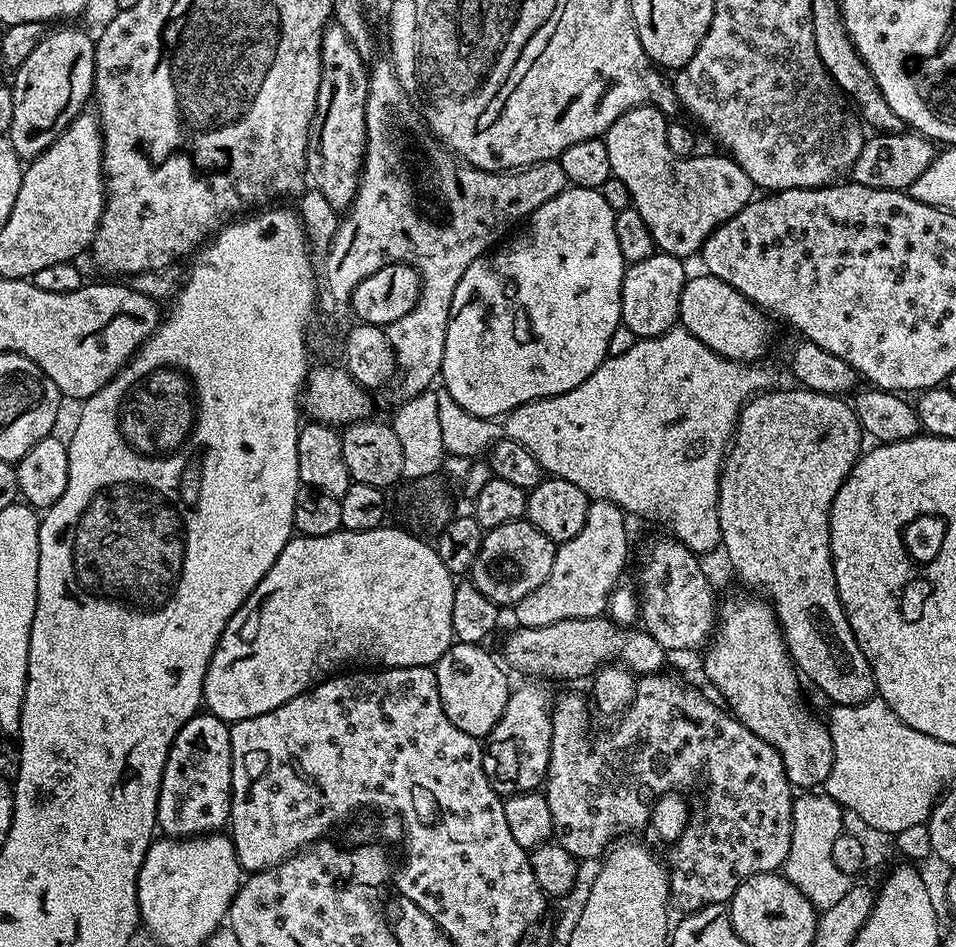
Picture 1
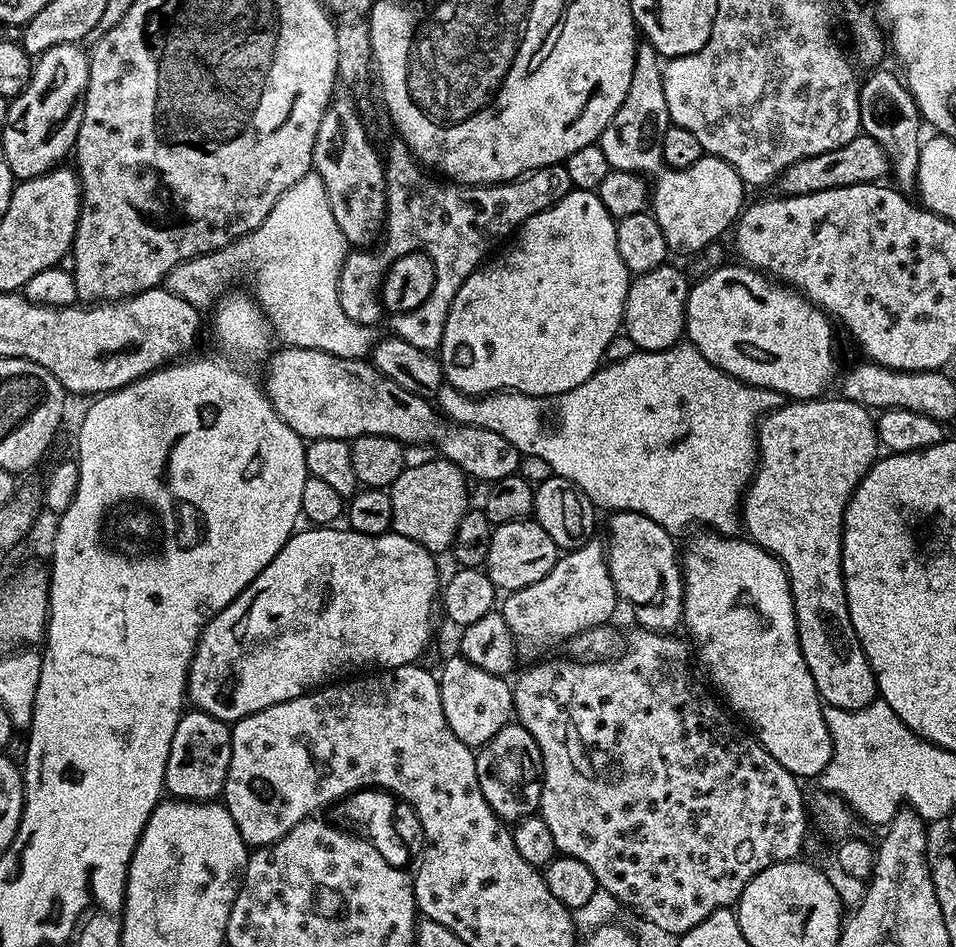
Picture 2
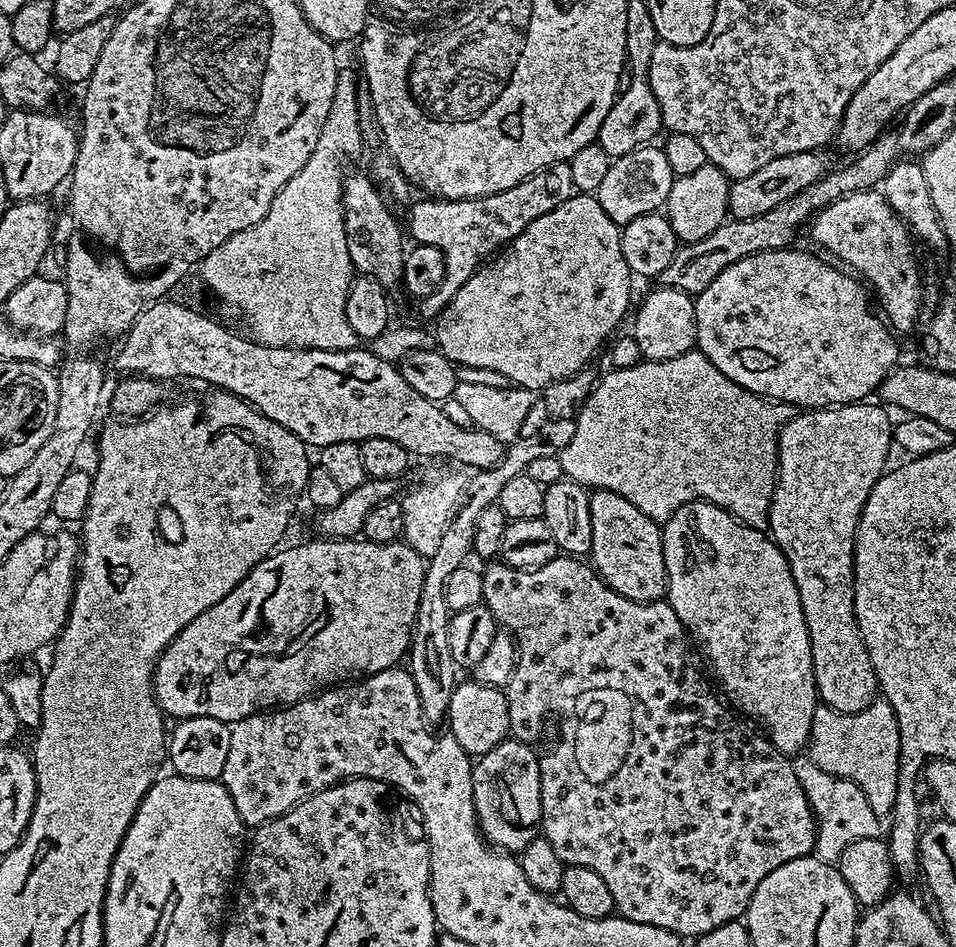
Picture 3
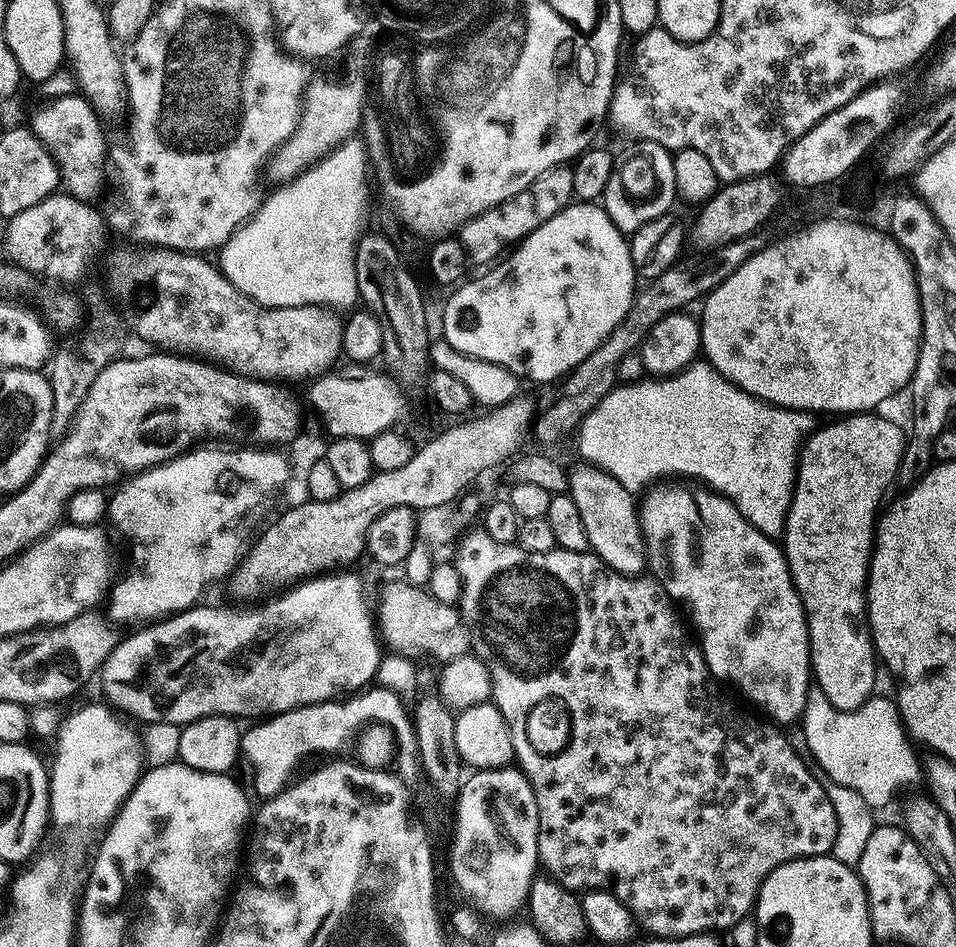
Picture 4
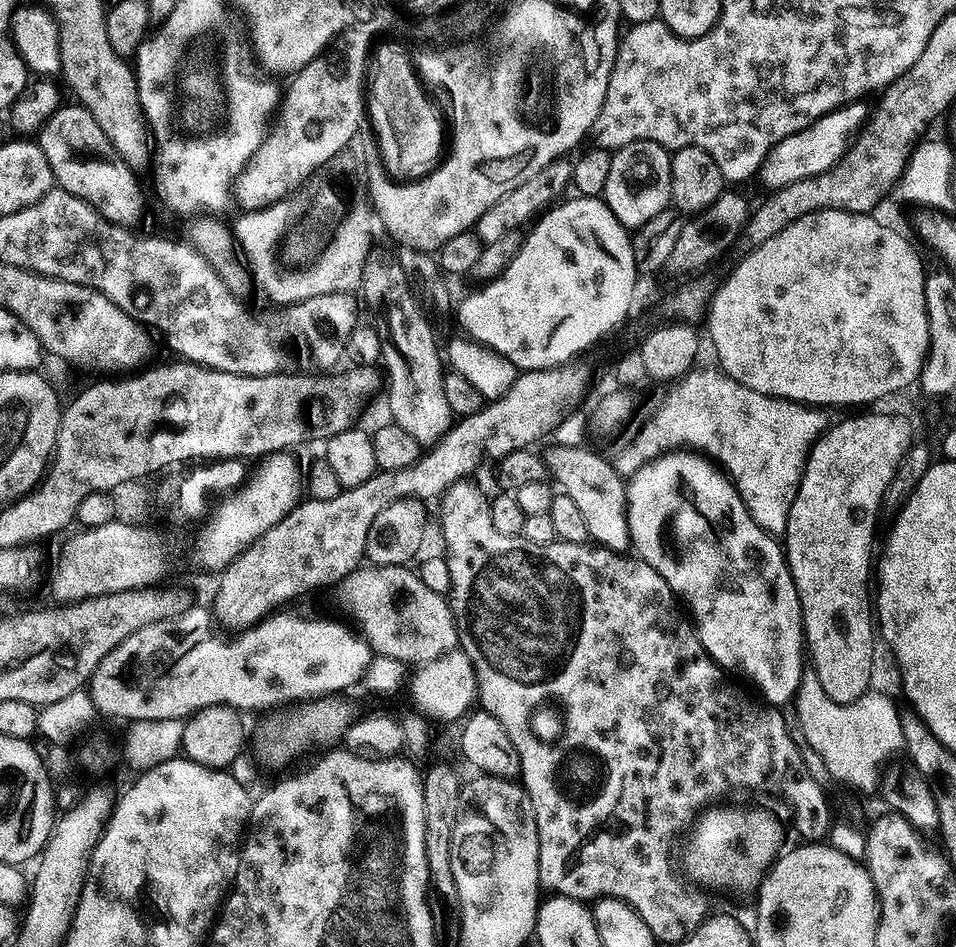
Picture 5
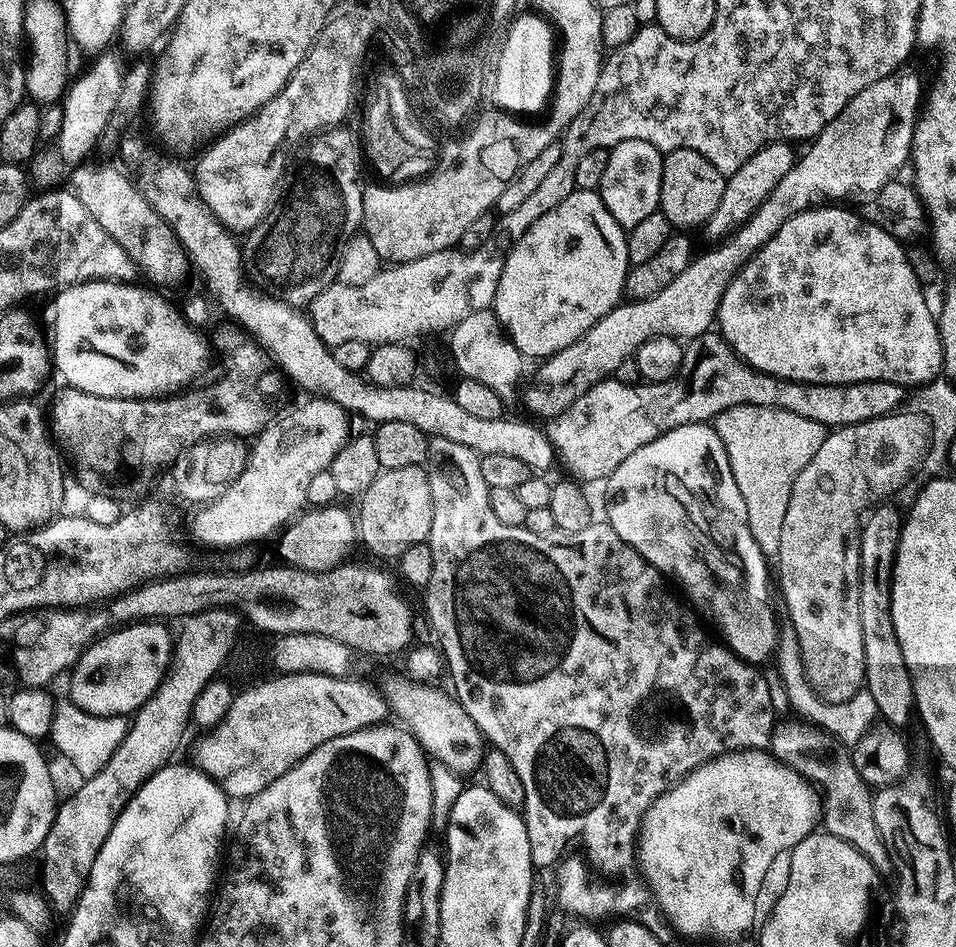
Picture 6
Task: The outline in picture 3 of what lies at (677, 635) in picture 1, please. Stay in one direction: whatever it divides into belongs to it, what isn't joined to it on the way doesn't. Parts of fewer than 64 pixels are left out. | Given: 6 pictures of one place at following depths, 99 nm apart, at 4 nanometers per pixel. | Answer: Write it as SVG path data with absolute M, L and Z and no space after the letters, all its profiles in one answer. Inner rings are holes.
M595 489L590 496L591 538L590 560L593 567L618 594L639 604L665 599L668 575L664 561L664 533L638 506L626 502L613 492Z

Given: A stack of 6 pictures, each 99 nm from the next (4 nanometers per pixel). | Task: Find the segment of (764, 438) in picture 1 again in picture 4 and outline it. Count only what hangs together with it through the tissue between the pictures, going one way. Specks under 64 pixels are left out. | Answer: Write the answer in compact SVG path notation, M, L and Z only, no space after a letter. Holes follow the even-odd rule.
M875 411L857 412L855 414L844 414L833 424L828 424L825 428L817 427L803 441L798 452L798 463L796 465L796 482L792 490L792 505L788 510L786 526L782 537L782 551L788 560L788 570L792 574L792 581L796 583L796 592L800 596L800 601L804 607L804 617L808 620L808 645L812 655L812 676L815 687L830 698L830 702L838 710L858 710L869 700L874 692L874 678L878 667L878 657L875 648L872 647L872 634L868 630L868 601L866 599L866 589L868 586L868 565L872 558L872 545L874 543L874 529L878 519L877 512L881 507L880 499L884 496L884 491L897 479L900 459L906 443L906 432L902 430L892 420L887 420L884 416L876 416Z

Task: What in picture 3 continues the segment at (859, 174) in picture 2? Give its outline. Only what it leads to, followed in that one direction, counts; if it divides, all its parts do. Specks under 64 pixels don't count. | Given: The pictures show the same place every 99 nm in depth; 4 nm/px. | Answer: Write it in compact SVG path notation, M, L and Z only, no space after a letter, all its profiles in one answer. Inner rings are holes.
M828 150L799 152L774 158L774 162L766 162L762 170L754 170L754 174L746 178L731 181L728 189L728 210L731 219L758 218L766 214L766 210L774 210L774 206L786 202L786 198L794 198L794 194L802 194L806 186L814 186L814 182L818 182L833 171L833 168L832 156Z

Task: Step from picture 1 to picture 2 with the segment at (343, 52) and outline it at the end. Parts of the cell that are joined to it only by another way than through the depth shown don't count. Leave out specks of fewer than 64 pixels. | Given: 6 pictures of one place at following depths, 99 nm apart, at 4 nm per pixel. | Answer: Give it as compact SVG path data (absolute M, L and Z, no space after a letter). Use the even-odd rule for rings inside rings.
M348 94L333 95L328 103L322 126L318 126L318 138L314 138L312 166L326 186L330 210L334 210L334 222L349 245L364 250L375 245L384 231L386 206L386 178L384 160L376 153L377 146L364 128L364 122L356 103Z

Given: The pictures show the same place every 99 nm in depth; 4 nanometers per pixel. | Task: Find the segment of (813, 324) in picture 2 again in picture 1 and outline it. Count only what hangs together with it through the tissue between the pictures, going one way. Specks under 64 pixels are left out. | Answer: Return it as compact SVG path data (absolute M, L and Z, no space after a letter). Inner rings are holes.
M707 274L685 279L680 295L679 323L698 342L706 342L710 350L728 360L756 362L768 348L768 320L757 304L752 304L734 286Z

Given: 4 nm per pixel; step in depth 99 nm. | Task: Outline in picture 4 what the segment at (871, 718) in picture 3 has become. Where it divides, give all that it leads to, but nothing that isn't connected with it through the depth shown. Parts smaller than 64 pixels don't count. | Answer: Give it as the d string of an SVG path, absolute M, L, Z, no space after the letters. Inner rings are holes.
M812 686L809 687L806 698L802 729L806 734L809 757L824 771L825 777L862 794L862 798L873 810L886 807L895 798L896 791L907 782L908 776L916 772L916 756L912 753L913 745L905 733L895 699L873 695L862 706L858 706L858 710L838 710L832 705L830 698L822 694L820 688Z

